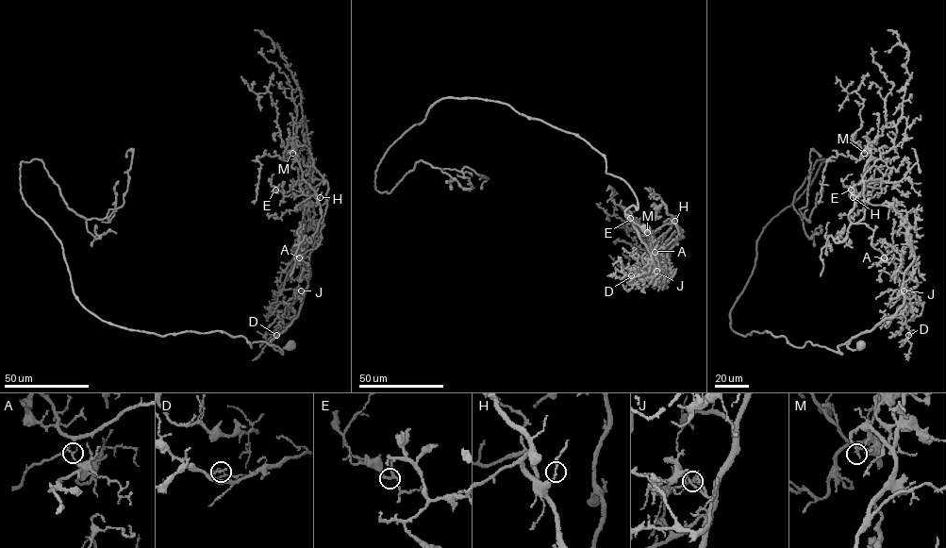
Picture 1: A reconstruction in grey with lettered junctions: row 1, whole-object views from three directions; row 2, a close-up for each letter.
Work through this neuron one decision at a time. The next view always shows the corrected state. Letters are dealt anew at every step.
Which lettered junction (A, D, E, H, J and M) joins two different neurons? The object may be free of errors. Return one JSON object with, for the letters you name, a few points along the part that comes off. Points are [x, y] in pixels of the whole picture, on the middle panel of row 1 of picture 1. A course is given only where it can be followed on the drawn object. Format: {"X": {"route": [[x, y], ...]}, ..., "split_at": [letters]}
{"A": {"route": [[655, 252], [677, 240], [677, 226], [683, 231], [672, 236], [665, 258], [648, 277], [635, 276], [609, 255]]}, "split_at": ["A"]}

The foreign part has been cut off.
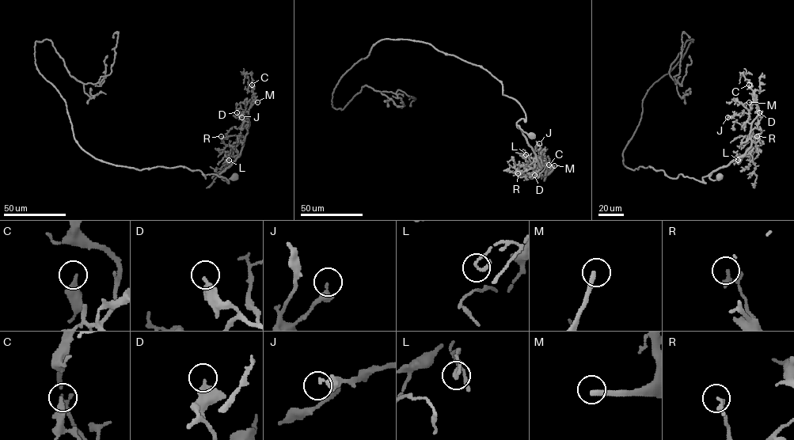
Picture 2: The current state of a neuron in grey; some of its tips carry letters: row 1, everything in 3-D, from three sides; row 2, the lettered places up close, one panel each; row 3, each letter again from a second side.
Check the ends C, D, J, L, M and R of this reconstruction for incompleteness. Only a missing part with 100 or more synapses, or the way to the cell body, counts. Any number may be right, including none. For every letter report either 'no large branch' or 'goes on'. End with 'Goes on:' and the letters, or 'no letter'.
C: no large branch
D: no large branch
J: no large branch
L: no large branch
M: goes on
R: no large branch
Goes on: M

